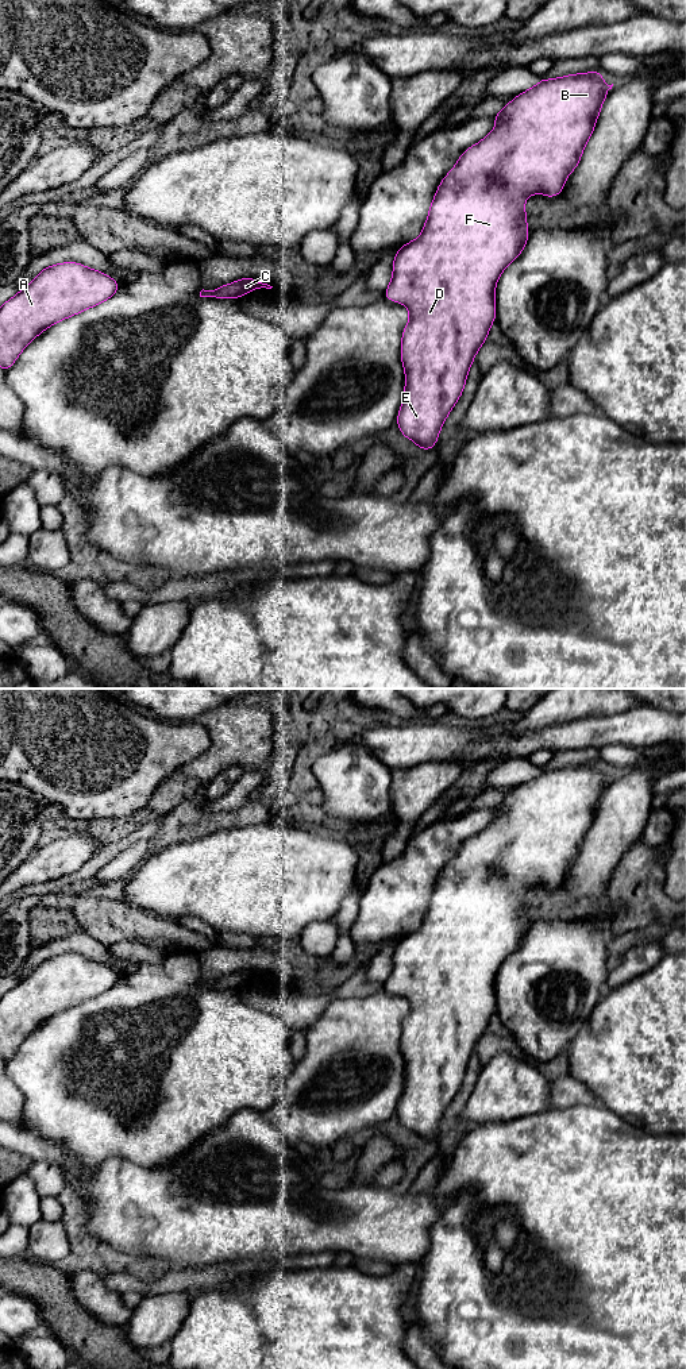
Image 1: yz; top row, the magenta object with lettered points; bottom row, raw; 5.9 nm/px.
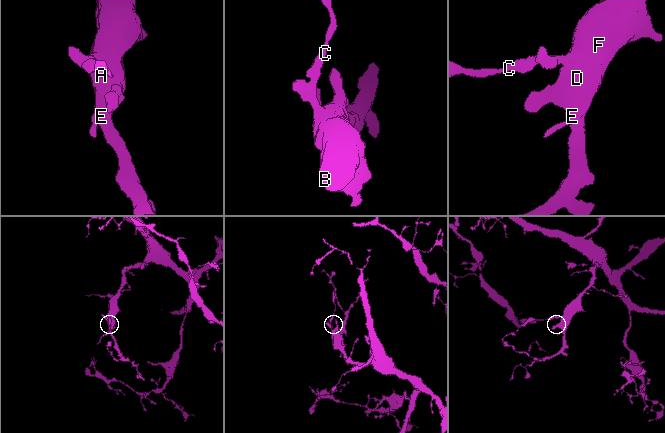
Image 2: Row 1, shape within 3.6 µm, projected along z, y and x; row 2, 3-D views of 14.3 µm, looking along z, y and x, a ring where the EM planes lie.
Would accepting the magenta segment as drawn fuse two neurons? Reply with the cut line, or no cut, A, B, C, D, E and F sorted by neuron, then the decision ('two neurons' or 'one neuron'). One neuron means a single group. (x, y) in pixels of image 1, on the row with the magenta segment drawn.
cut none; groups A B C D E F; one neuron

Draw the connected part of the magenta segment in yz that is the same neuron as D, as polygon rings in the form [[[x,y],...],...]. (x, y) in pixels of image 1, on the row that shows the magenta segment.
[[[591,72],[564,76],[554,80],[542,78],[536,86],[517,95],[513,101],[506,104],[494,116],[496,127],[492,134],[483,138],[475,146],[469,147],[456,161],[455,167],[443,178],[431,204],[428,219],[424,224],[421,235],[416,240],[404,244],[396,254],[393,261],[393,278],[384,296],[390,301],[396,301],[398,304],[404,302],[409,309],[409,323],[404,328],[401,340],[401,362],[405,369],[406,378],[404,400],[397,416],[397,424],[401,433],[413,440],[419,448],[432,451],[446,417],[463,392],[467,373],[474,360],[474,356],[486,340],[490,325],[496,320],[494,289],[498,277],[504,269],[521,254],[528,242],[528,225],[525,221],[527,213],[524,209],[525,198],[535,193],[543,193],[547,197],[555,197],[562,192],[569,173],[575,170],[579,163],[585,144],[594,131],[604,99],[612,86],[613,84],[604,84],[601,72]]]

